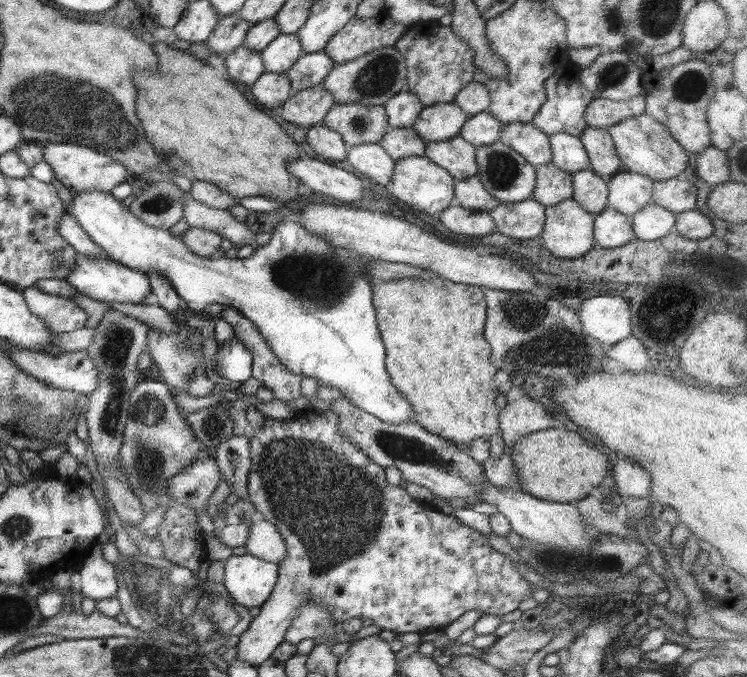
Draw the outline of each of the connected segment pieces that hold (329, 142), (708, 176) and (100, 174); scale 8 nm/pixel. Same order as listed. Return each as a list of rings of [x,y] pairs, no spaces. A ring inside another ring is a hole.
[[[313,125],[306,128],[306,142],[311,150],[323,158],[346,160],[346,149],[342,138],[325,125]]]
[[[713,146],[704,148],[694,160],[696,176],[710,186],[723,184],[730,180],[725,151]]]
[[[46,143],[42,146],[42,160],[49,164],[54,179],[60,182],[60,186],[67,188],[72,195],[79,195],[79,193],[91,190],[110,193],[114,186],[125,182],[126,168],[120,162],[87,146]]]

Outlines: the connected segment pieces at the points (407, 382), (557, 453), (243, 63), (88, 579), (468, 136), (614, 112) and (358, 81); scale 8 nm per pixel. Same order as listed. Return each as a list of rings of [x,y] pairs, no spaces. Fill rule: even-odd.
[[[434,275],[428,276],[425,280],[423,278],[401,278],[401,280],[389,280],[389,282],[383,282],[381,284],[371,283],[370,287],[376,325],[385,350],[385,370],[393,386],[398,391],[401,391],[405,395],[405,398],[412,404],[414,419],[416,420],[415,423],[421,425],[423,430],[465,450],[474,438],[482,438],[490,441],[491,436],[499,432],[497,419],[499,408],[493,403],[493,400],[497,398],[499,393],[497,391],[497,384],[493,381],[497,368],[489,362],[491,350],[489,349],[489,345],[485,343],[485,339],[483,339],[484,322],[486,321],[486,297],[484,288],[480,286],[455,284]]]
[[[553,426],[522,436],[512,447],[512,460],[521,490],[539,500],[575,503],[584,499],[607,474],[607,457],[594,447],[594,443],[581,441],[581,437],[563,426]]]
[[[237,47],[224,56],[226,74],[239,87],[250,87],[264,73],[260,53]]]
[[[99,543],[93,545],[85,558],[80,561],[78,574],[81,581],[79,590],[83,596],[94,601],[115,595],[117,590],[115,570],[113,565],[101,556]]]
[[[486,110],[468,117],[459,135],[471,146],[487,146],[498,140],[501,129],[502,124]]]
[[[644,92],[629,100],[595,98],[585,107],[585,124],[591,128],[606,129],[626,118],[639,116],[644,113],[644,100]]]
[[[391,46],[373,50],[343,64],[334,64],[323,79],[323,88],[330,94],[334,104],[360,104],[361,106],[384,105],[394,94],[405,90],[406,66],[399,51]]]

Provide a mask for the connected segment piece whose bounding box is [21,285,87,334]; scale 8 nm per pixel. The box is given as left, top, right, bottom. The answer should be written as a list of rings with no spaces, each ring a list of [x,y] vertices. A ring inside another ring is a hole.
[[[34,285],[21,292],[25,304],[51,333],[71,332],[83,328],[87,314],[75,305],[69,297],[41,292]]]

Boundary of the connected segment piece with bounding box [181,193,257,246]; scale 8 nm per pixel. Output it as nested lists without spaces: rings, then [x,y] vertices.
[[[189,193],[183,194],[181,203],[183,203],[182,220],[187,223],[189,229],[201,228],[213,232],[221,239],[228,240],[233,246],[249,242],[257,236],[243,223],[237,222],[229,211],[207,207],[193,200]]]

